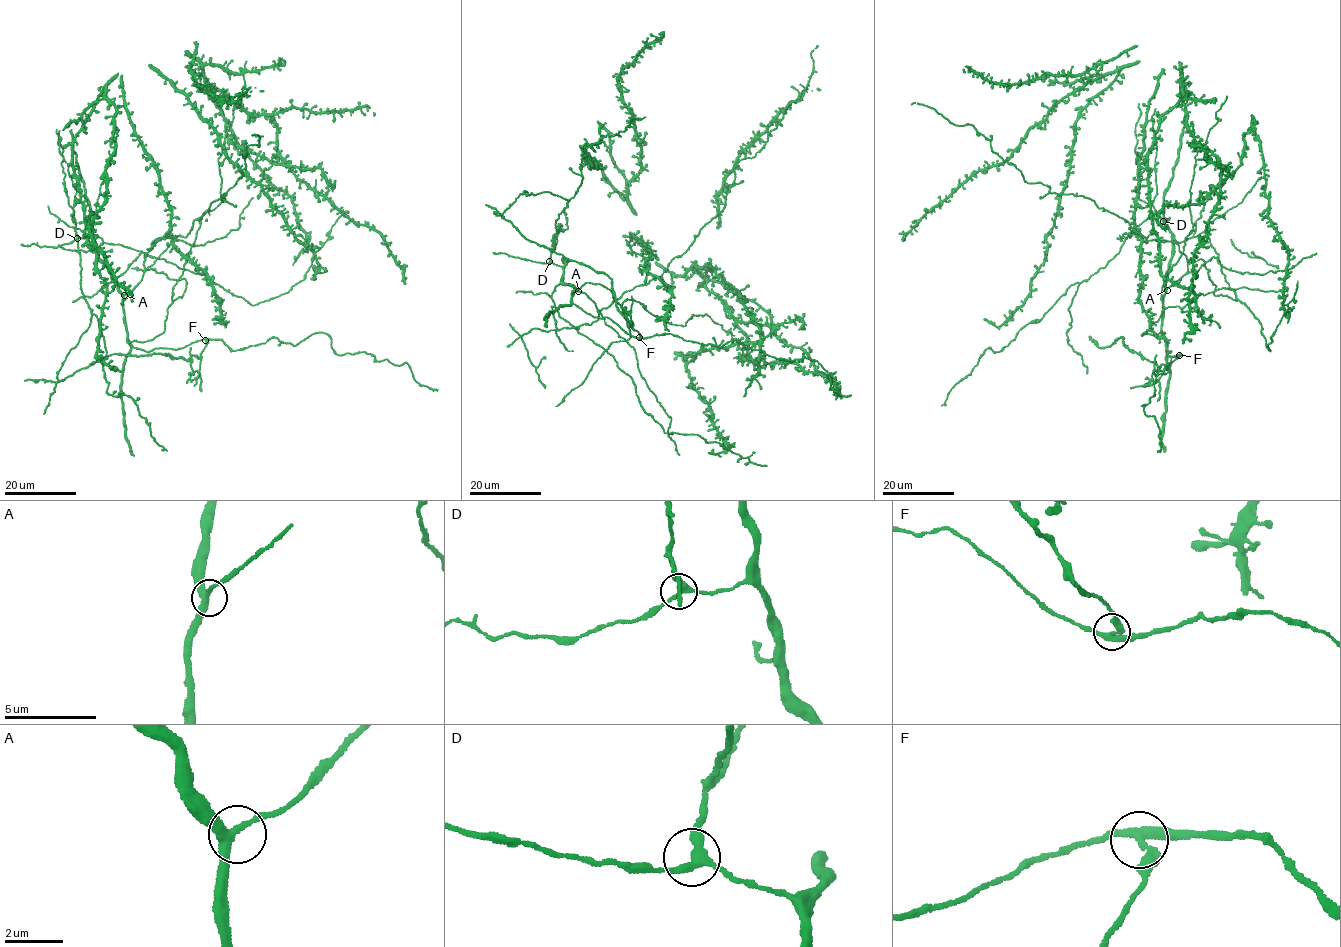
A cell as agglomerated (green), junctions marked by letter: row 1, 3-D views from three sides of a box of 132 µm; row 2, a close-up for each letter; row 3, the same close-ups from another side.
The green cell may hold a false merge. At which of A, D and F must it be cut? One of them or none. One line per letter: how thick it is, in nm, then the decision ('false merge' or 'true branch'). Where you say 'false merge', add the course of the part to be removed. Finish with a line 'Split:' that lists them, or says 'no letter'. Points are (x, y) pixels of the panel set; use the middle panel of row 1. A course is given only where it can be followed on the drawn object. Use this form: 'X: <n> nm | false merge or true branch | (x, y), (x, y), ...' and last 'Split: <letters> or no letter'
A: 280 nm | true branch
D: 280 nm | true branch
F: 280 nm | false merge | (639, 337), (618, 309), (610, 278), (531, 242), (486, 205)
Split: F

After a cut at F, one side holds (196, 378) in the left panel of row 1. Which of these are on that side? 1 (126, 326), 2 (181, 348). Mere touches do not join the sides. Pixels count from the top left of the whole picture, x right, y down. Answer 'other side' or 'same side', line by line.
1: other side
2: other side

